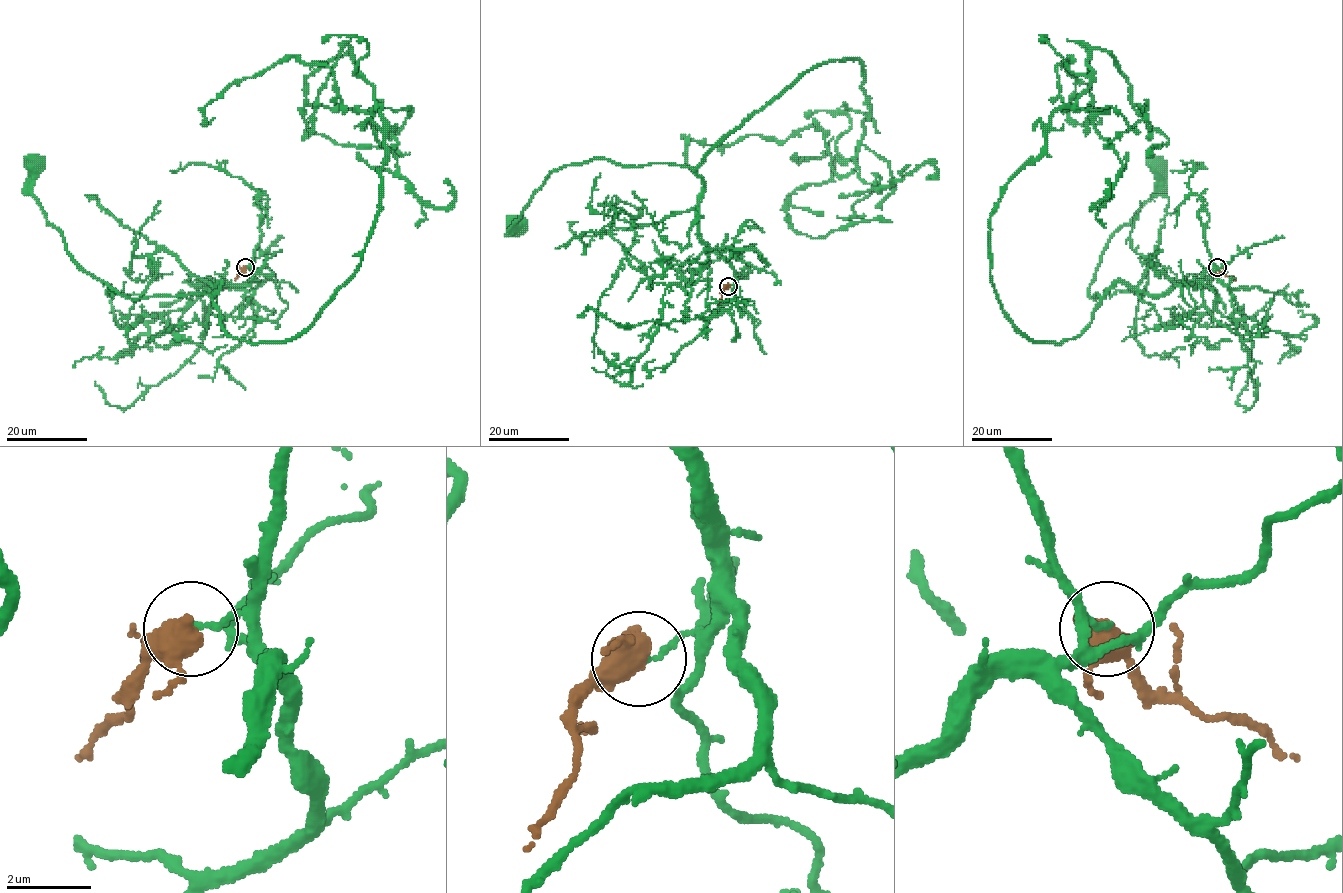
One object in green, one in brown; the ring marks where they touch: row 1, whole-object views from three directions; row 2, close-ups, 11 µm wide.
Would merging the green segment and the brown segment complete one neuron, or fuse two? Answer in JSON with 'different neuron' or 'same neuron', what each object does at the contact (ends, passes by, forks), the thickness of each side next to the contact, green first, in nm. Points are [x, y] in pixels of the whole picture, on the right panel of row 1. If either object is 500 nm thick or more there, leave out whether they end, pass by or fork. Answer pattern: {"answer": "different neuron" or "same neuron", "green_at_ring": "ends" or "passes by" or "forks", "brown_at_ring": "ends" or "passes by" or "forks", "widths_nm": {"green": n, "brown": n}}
{"answer": "different neuron", "widths_nm": {"green": 120, "brown": 500}}

